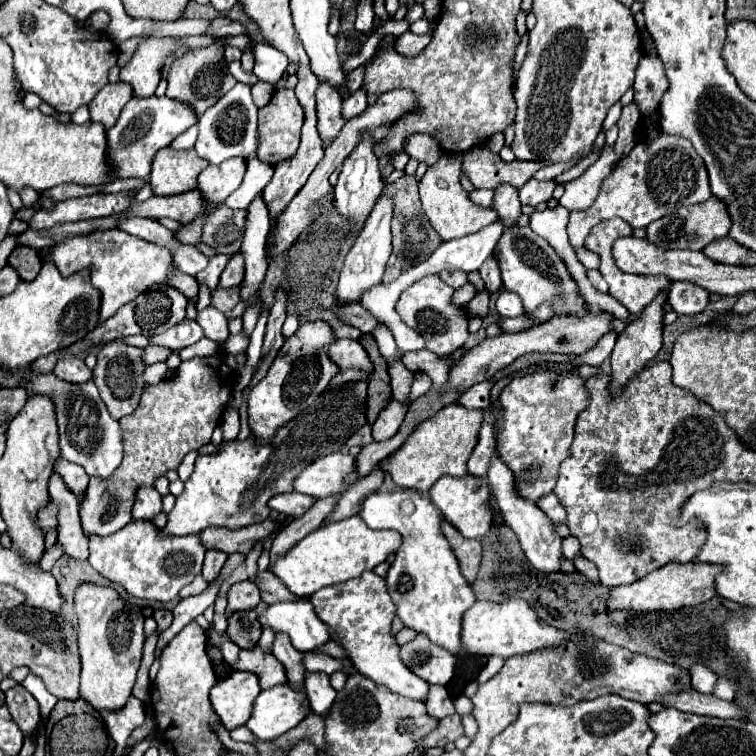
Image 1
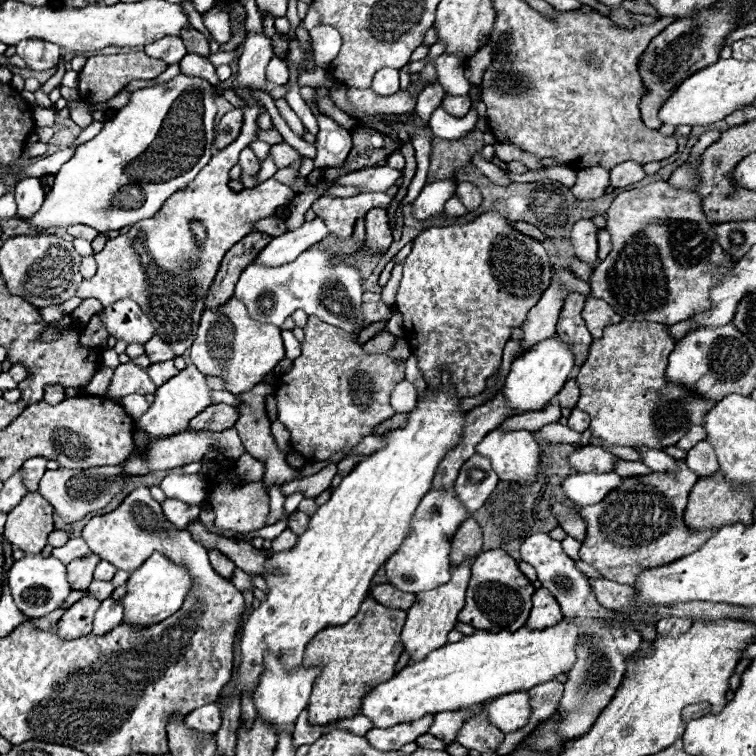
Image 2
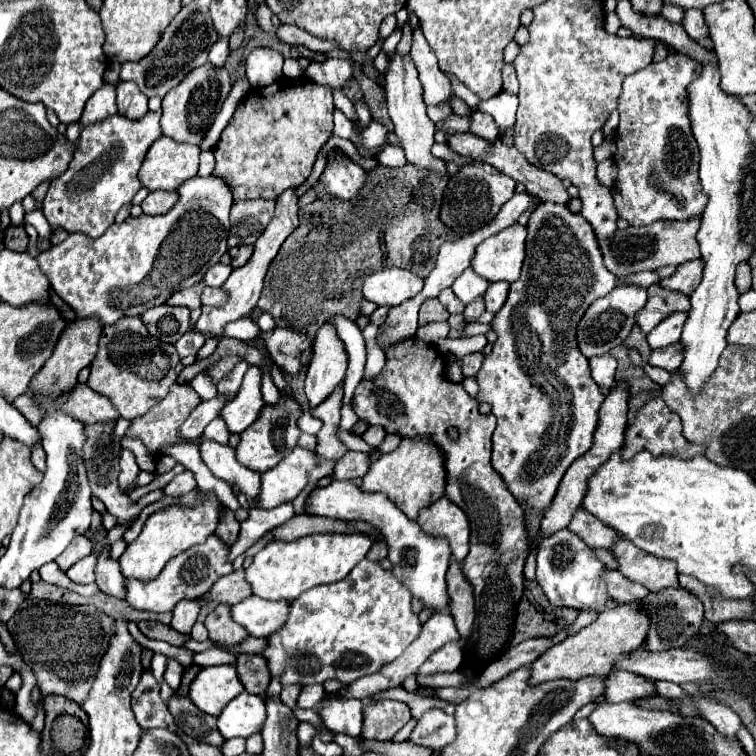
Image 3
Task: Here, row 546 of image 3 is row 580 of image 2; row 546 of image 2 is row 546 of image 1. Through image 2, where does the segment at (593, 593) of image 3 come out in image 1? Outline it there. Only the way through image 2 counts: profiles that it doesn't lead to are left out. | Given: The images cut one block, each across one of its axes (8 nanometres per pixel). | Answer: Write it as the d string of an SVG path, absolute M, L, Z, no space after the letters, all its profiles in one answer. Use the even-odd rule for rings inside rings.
M494 454L494 460L492 460L490 472L488 472L488 482L490 482L494 500L496 500L498 508L500 508L500 514L502 514L504 522L516 532L516 536L518 536L518 540L520 540L520 546L522 546L526 558L530 560L530 564L532 564L536 570L546 572L546 574L560 572L560 562L562 562L562 558L564 558L564 556L562 556L562 538L558 536L554 522L552 522L536 504L532 504L530 500L522 498L520 494L516 496L514 476L512 476L512 472L508 470L506 464L500 464L498 454Z

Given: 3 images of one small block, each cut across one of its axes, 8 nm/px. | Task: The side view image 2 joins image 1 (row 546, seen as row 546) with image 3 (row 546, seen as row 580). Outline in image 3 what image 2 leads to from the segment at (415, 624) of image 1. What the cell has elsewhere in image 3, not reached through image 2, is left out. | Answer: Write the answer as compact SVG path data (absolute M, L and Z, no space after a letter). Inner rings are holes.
M332 480L324 488L314 488L304 502L304 514L308 516L326 516L338 520L364 520L376 528L380 528L386 544L388 558L394 564L392 574L414 594L418 596L426 608L444 610L448 604L446 594L446 570L450 564L450 548L446 540L428 536L420 530L414 520L408 520L396 504L392 504L384 494L366 494L358 486L348 480Z

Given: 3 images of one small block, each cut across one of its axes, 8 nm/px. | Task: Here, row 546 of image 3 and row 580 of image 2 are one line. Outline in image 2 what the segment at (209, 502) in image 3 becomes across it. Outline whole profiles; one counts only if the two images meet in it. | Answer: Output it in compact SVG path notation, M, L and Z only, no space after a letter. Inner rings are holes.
M154 552L138 570L134 570L126 582L126 594L120 598L120 606L124 608L126 624L132 628L146 628L148 624L158 624L160 620L172 616L182 606L184 594L190 590L190 574Z

